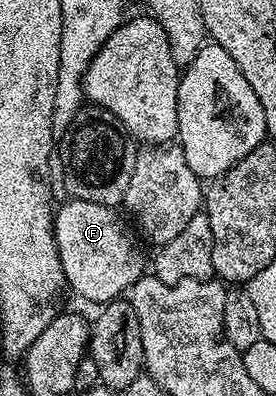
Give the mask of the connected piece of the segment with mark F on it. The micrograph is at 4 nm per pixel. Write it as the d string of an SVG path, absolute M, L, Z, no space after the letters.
M72 198L68 199L60 209L58 207L54 213L54 234L57 240L58 256L61 258L68 287L72 292L74 290L81 297L91 302L99 302L98 304L106 304L118 299L122 295L120 293L126 293L144 273L143 258L115 213L112 207Z

